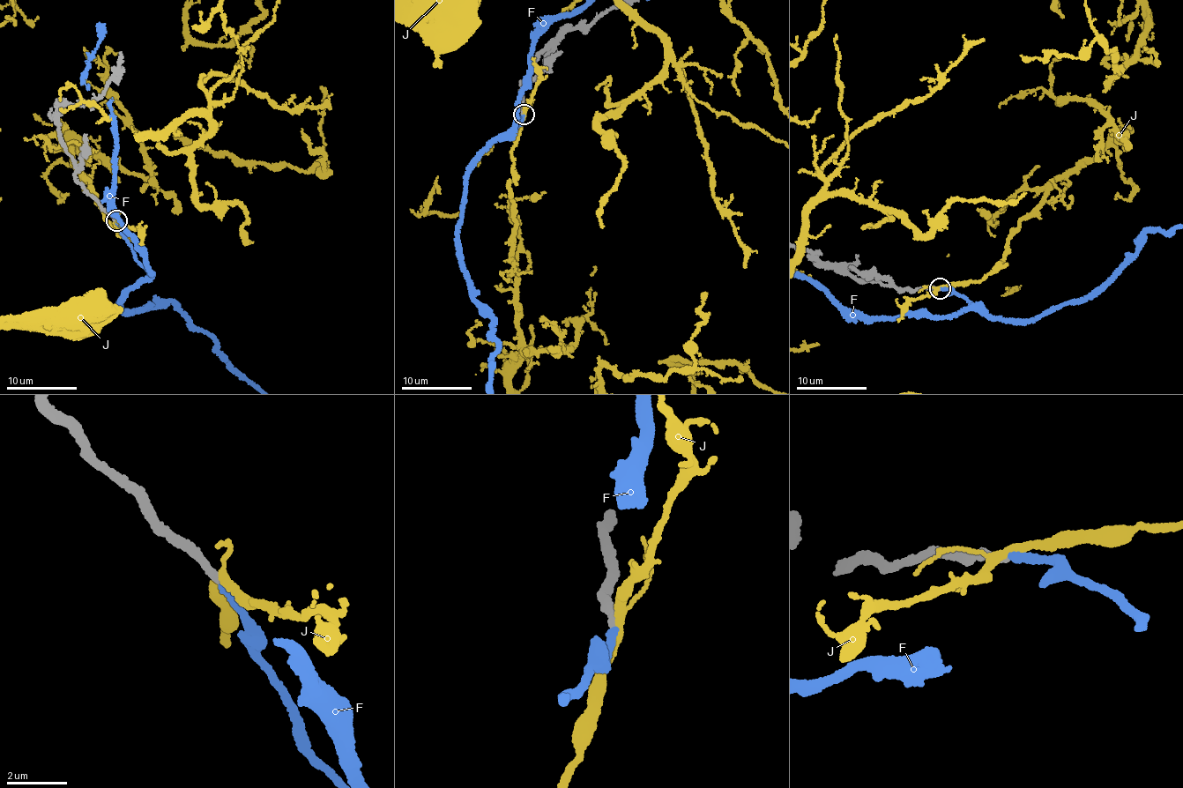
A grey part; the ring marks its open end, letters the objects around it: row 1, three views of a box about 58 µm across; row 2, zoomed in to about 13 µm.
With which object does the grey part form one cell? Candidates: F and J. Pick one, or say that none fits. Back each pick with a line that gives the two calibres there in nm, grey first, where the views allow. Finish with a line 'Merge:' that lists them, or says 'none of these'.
F: calibres 280 and 320 nm
Merge: F

